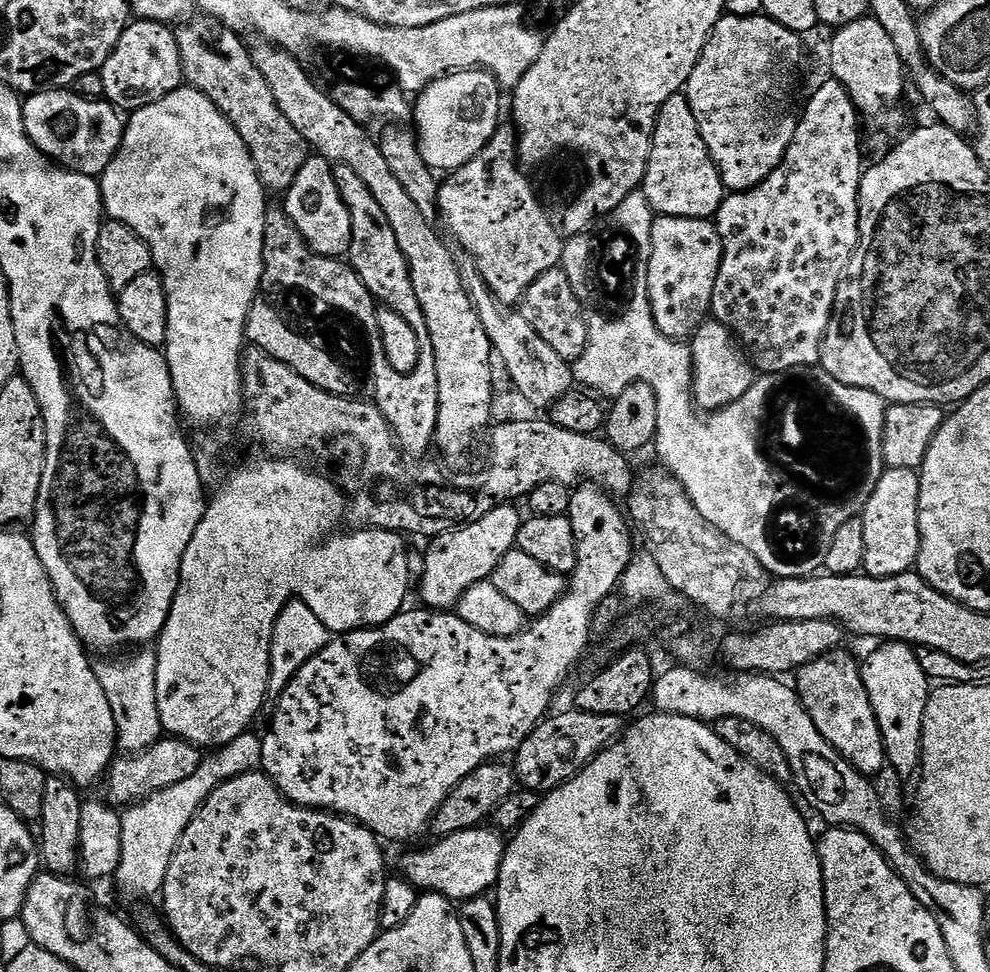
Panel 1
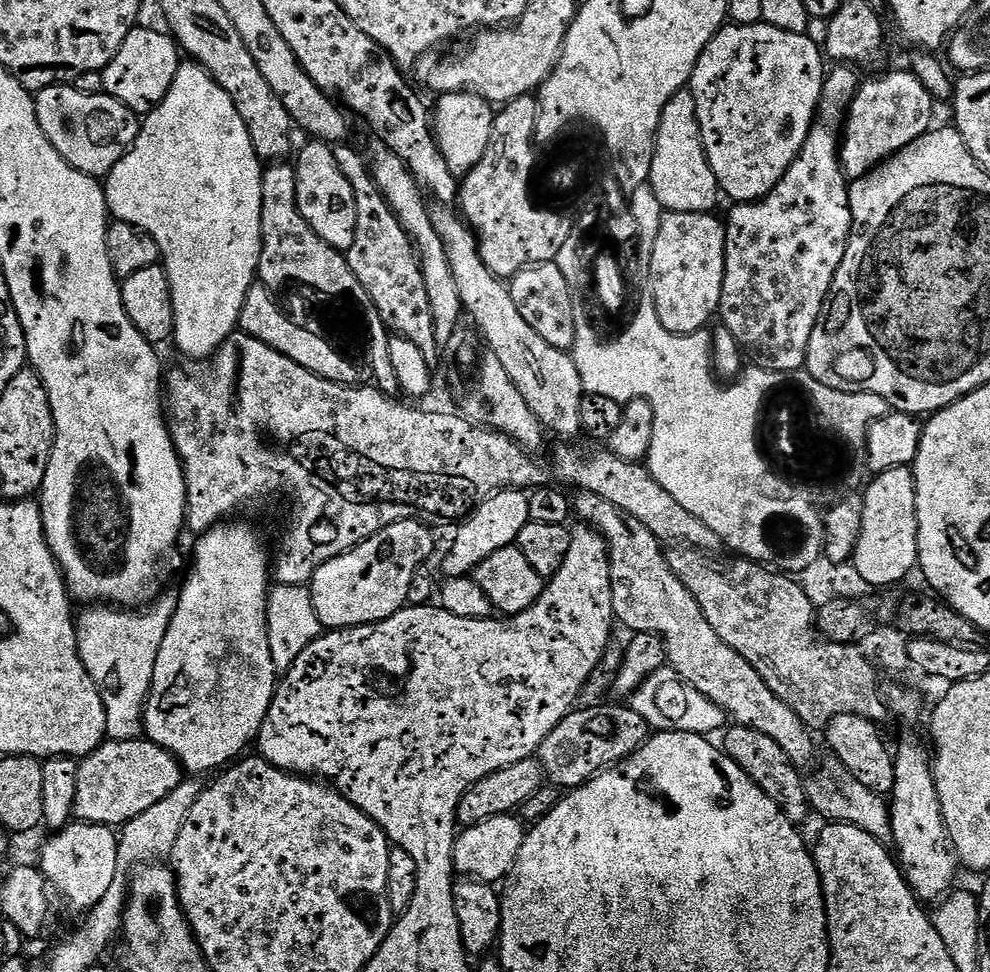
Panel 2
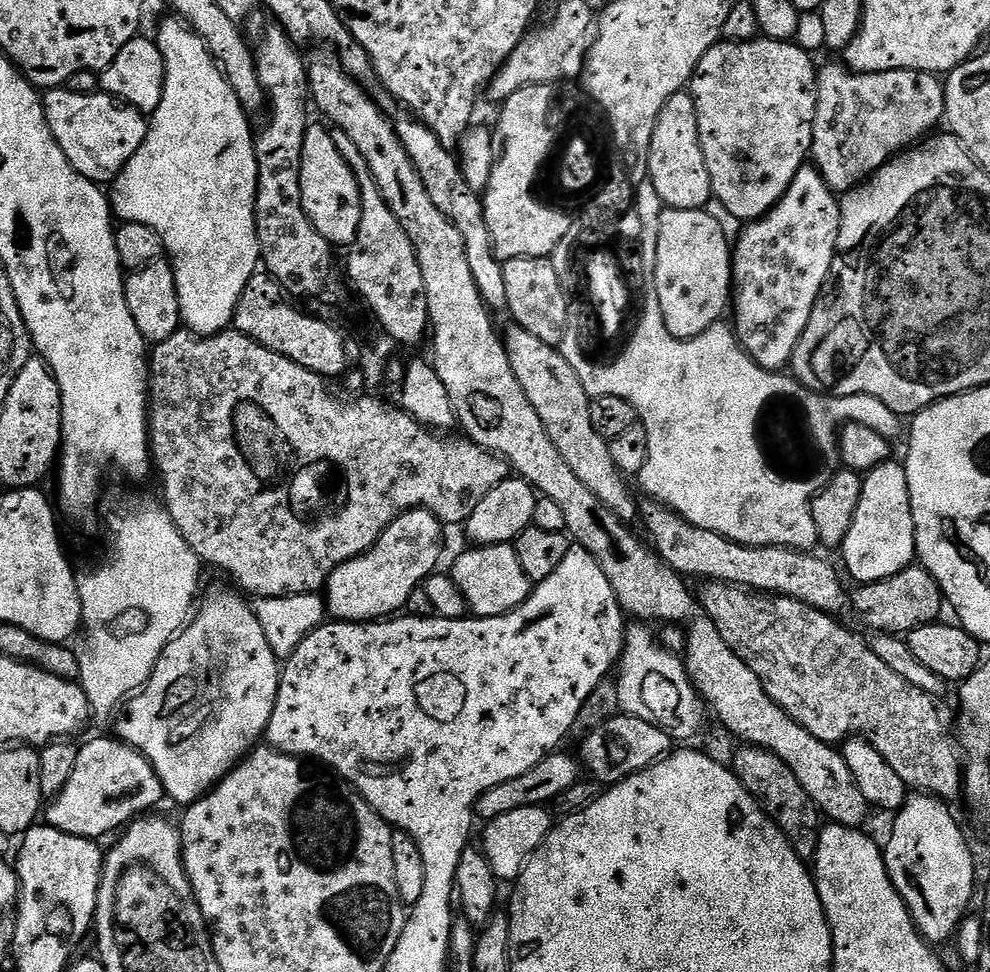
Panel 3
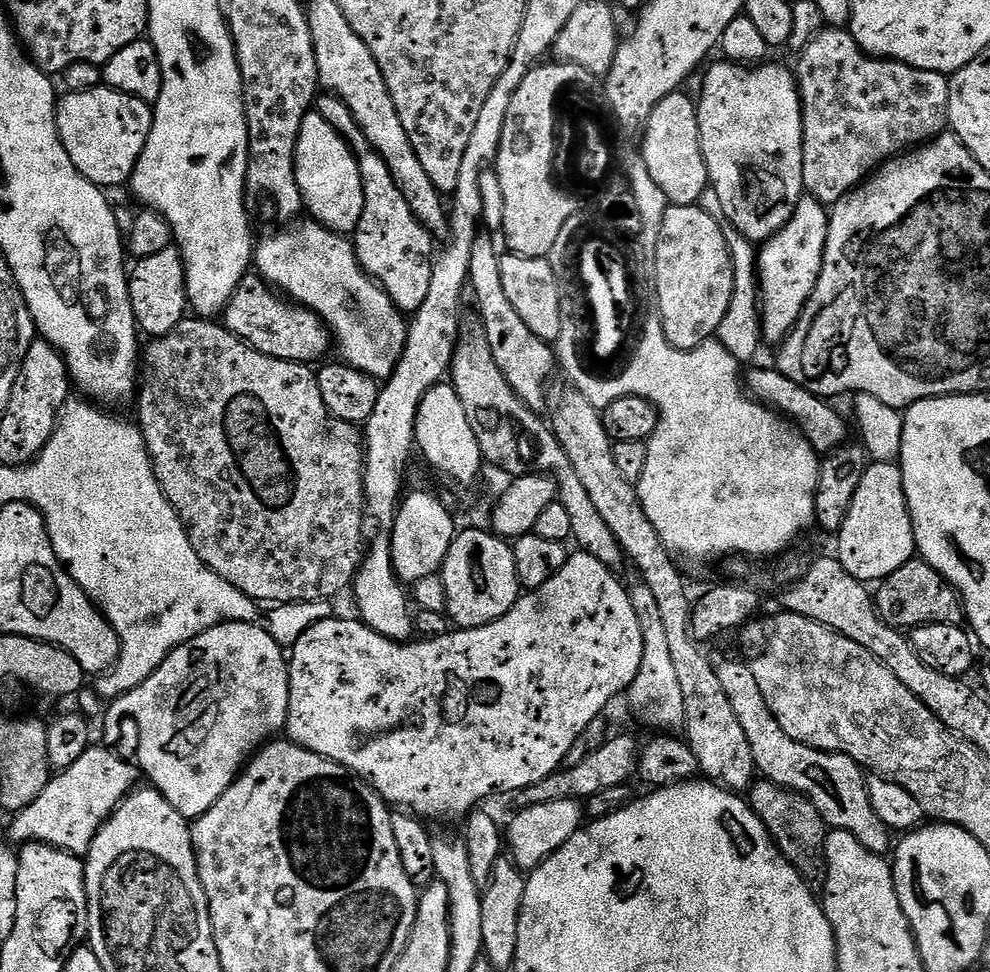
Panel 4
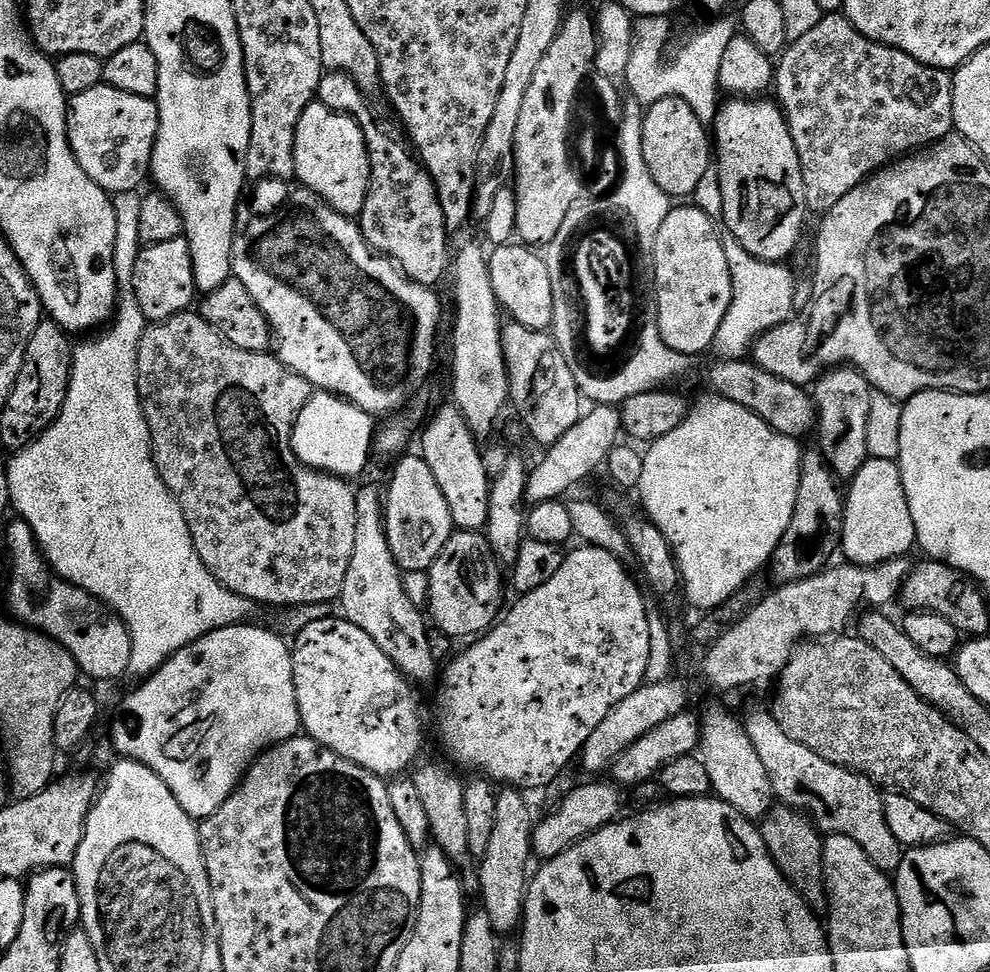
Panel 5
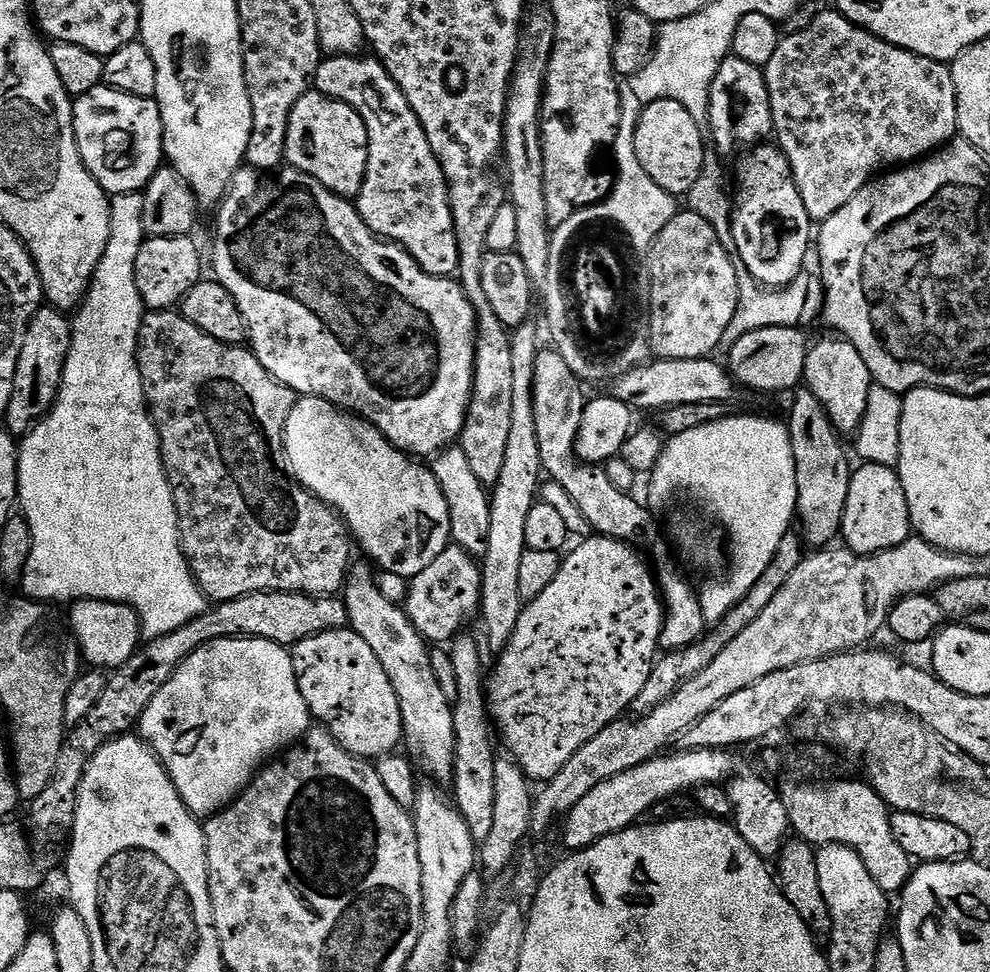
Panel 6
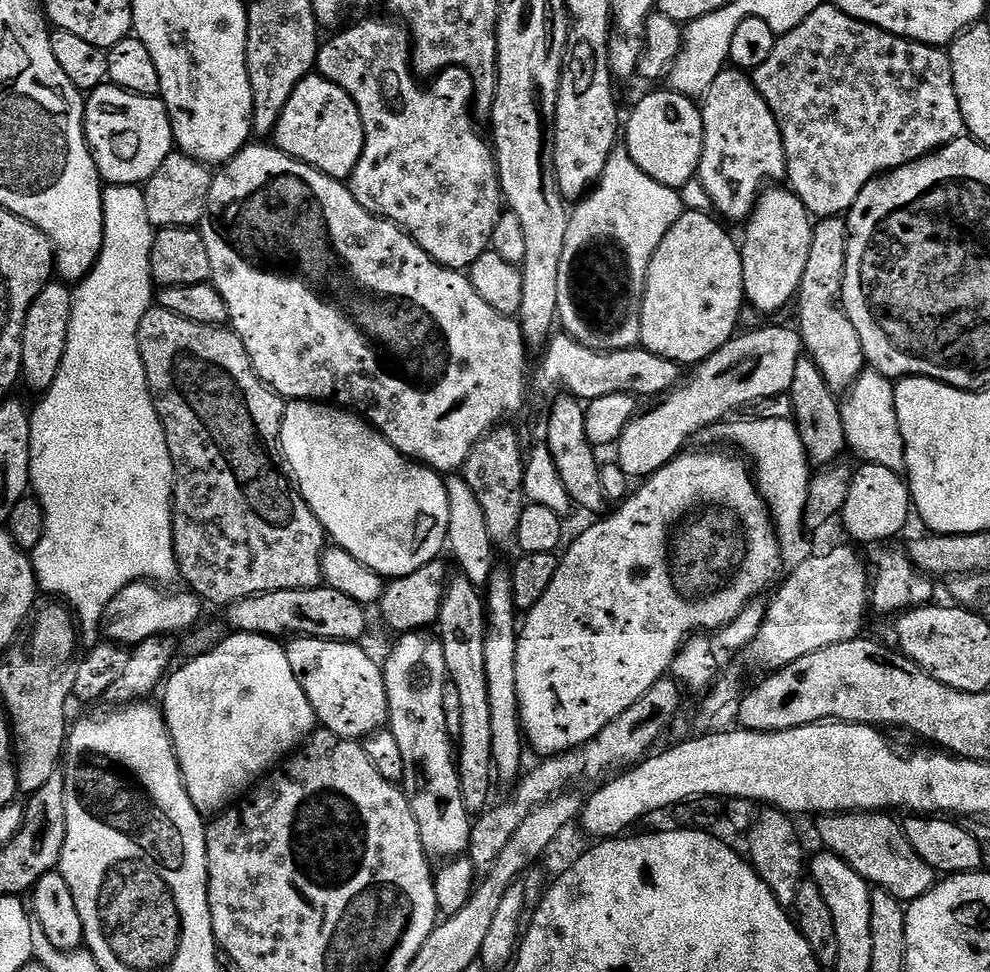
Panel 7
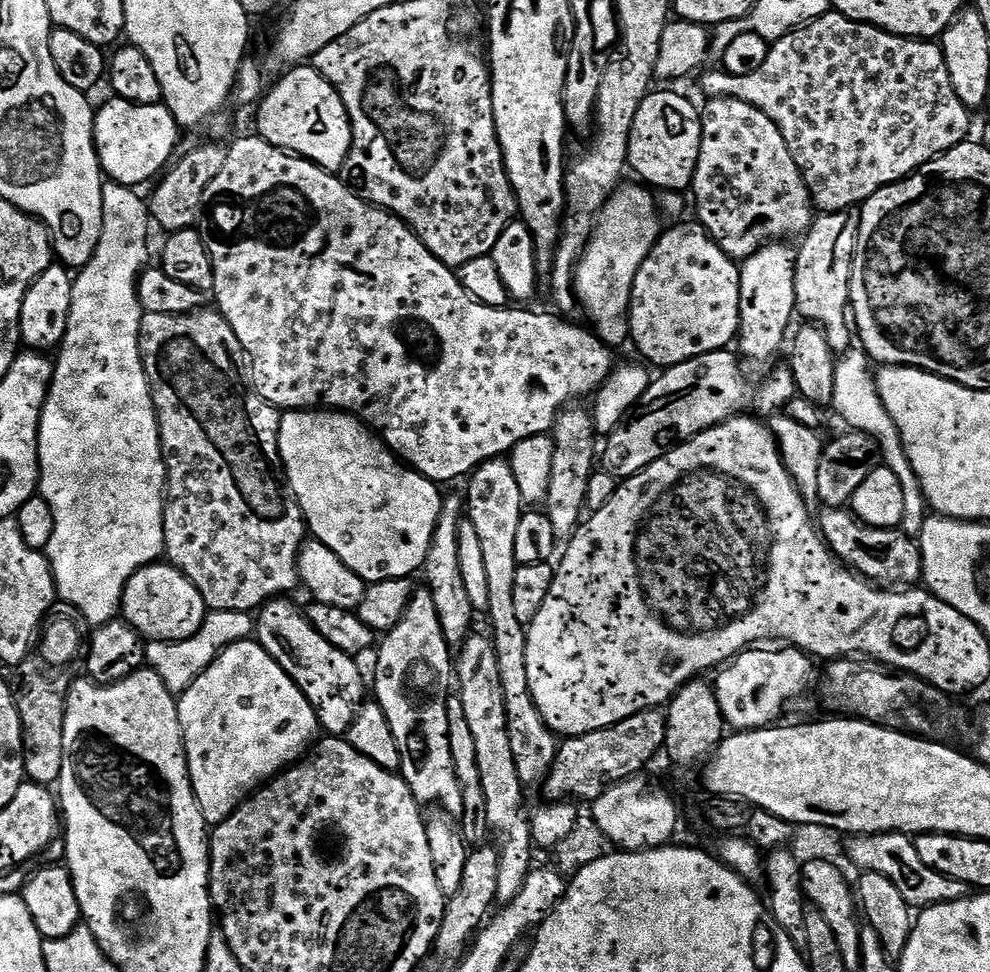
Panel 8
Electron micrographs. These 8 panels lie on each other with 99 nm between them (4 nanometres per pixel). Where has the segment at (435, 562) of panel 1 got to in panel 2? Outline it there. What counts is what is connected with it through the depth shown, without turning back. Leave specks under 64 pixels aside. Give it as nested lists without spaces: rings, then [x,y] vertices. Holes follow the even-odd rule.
[[[509,490],[494,494],[489,500],[482,502],[482,506],[478,506],[475,512],[455,529],[456,537],[453,538],[452,545],[444,556],[443,575],[467,576],[475,573],[478,565],[486,562],[490,554],[513,547],[518,534],[522,534],[522,526],[526,526],[529,520],[530,506],[523,491]]]

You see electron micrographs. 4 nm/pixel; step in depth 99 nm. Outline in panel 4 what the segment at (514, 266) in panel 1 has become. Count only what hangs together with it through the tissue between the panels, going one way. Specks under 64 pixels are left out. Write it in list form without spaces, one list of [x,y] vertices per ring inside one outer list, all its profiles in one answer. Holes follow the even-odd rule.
[[[544,62],[532,68],[530,74],[526,74],[526,78],[522,78],[522,86],[520,86],[518,90],[514,90],[514,98],[510,98],[510,111],[506,114],[506,126],[502,126],[502,142],[500,143],[499,150],[496,151],[496,159],[494,161],[494,170],[498,174],[498,182],[502,182],[502,206],[504,207],[504,227],[502,229],[502,235],[504,235],[505,242],[508,243],[507,251],[517,256],[547,257],[568,218],[566,216],[568,207],[565,206],[565,203],[562,202],[562,198],[559,197],[555,189],[552,189],[547,182],[547,160],[550,158],[550,106],[554,102],[554,97],[556,97],[556,87],[559,84],[570,82],[570,78],[576,72],[576,65],[565,64],[563,62],[548,63],[549,62]]]

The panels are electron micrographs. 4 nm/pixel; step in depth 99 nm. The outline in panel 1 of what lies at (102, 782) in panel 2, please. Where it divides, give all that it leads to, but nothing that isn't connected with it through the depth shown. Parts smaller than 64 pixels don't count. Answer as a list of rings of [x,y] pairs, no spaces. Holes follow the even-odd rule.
[[[161,738],[151,744],[145,752],[121,755],[113,759],[108,766],[106,781],[108,780],[109,797],[107,796],[107,799],[113,805],[127,806],[158,790],[166,790],[166,786],[175,786],[185,778],[191,778],[198,770],[201,759],[201,749],[190,742],[175,738]]]

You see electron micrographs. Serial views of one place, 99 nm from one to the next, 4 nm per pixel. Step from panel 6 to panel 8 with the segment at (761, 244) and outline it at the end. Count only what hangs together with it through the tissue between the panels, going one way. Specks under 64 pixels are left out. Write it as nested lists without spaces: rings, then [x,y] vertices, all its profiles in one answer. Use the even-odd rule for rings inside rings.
[[[784,242],[770,243],[762,250],[758,250],[748,260],[743,261],[740,269],[740,330],[738,333],[738,345],[740,344],[738,352],[741,357],[749,356],[752,360],[768,360],[771,356],[779,354],[783,344],[785,347],[786,337],[793,327],[792,316],[797,315],[796,295],[794,294],[796,252],[788,249],[788,246]]]

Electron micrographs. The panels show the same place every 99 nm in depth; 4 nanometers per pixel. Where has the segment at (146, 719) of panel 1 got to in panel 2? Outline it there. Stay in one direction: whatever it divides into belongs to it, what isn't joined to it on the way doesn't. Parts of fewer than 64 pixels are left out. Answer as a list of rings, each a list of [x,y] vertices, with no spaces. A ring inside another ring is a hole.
[[[170,594],[161,595],[159,599],[155,602],[147,605],[143,610],[121,610],[119,607],[116,606],[88,606],[85,607],[83,610],[84,613],[79,613],[78,619],[76,620],[76,645],[78,646],[78,650],[80,651],[80,660],[85,664],[86,670],[90,674],[90,678],[94,680],[94,685],[97,687],[98,691],[100,691],[100,697],[102,698],[102,702],[104,703],[104,709],[106,710],[106,730],[107,730],[107,739],[108,740],[138,740],[141,739],[142,733],[144,732],[144,706],[148,703],[148,691],[152,688],[152,679],[154,678],[154,666],[158,662],[158,650],[162,646],[162,638],[166,638],[166,630],[170,626],[170,622],[174,618],[174,610],[176,609],[176,596]]]

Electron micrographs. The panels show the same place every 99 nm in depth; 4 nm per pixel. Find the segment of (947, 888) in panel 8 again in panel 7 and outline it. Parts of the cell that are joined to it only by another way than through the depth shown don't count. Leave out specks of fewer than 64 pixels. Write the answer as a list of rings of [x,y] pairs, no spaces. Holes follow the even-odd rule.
[[[883,812],[824,814],[815,821],[819,843],[846,862],[869,885],[886,890],[902,902],[922,898],[938,882],[936,869],[914,854],[903,827]]]

